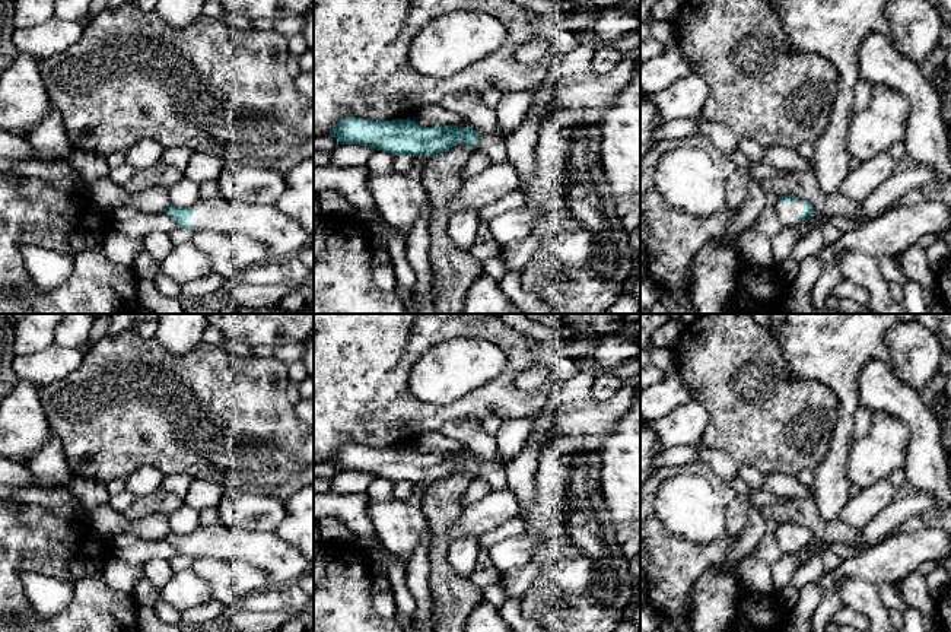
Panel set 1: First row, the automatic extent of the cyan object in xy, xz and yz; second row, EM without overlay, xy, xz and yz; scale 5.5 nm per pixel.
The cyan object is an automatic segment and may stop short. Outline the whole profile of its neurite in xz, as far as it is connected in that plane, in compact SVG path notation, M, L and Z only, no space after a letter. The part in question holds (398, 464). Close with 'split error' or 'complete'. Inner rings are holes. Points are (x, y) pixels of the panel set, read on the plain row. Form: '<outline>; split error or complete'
M347 444L337 450L330 457L330 461L340 471L369 473L376 477L389 479L394 483L430 485L452 476L455 471L464 471L471 479L478 477L478 461L470 450L464 454L423 454L416 451L410 444L392 448Z; split error

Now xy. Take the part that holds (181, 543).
M222 523L200 525L193 534L163 537L179 555L197 559L239 559L265 572L270 588L298 585L314 565L274 531L230 528Z; split error

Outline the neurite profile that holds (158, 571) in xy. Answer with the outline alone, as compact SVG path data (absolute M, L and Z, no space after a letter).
M152 559L143 565L144 577L160 591L174 575L169 560Z

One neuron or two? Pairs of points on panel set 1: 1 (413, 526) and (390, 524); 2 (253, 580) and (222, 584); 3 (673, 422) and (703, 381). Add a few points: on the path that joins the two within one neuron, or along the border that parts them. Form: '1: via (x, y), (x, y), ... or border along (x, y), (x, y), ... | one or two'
1: via (407, 524), (396, 524) | one
2: via (245, 580), (229, 580) | one
3: border along (695, 399), (709, 416), (703, 434) | two

